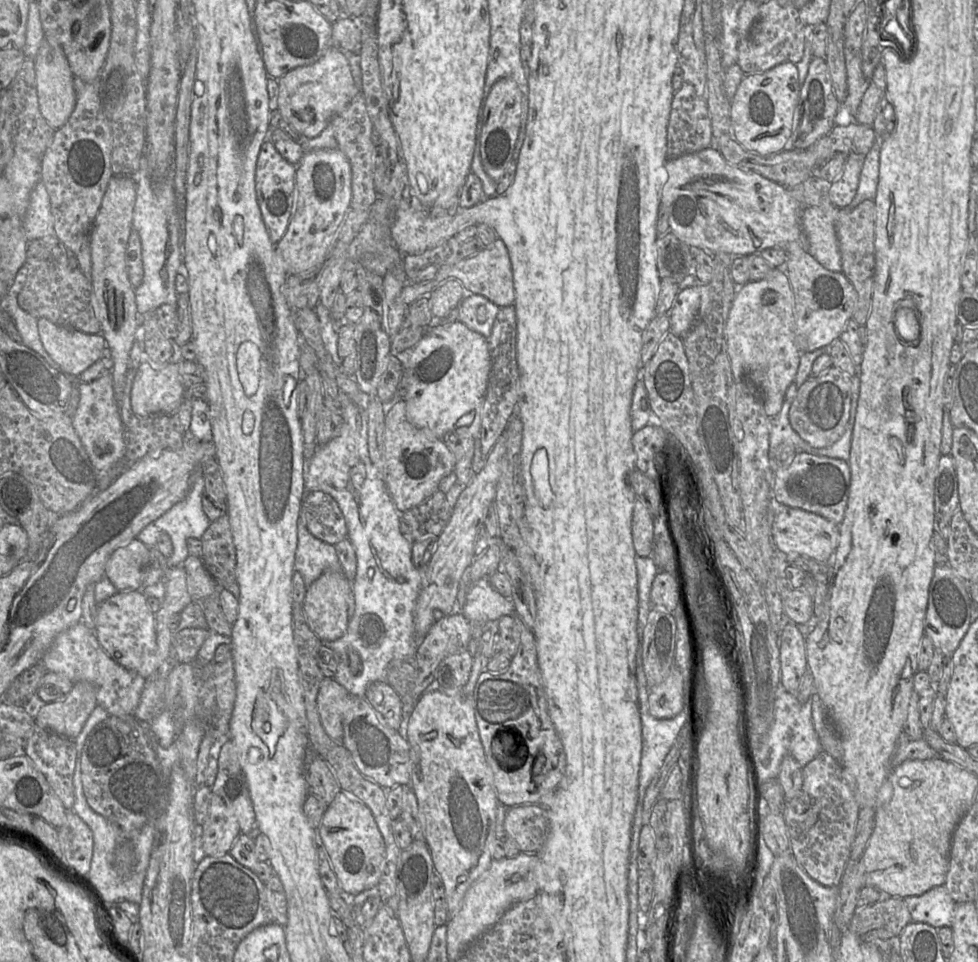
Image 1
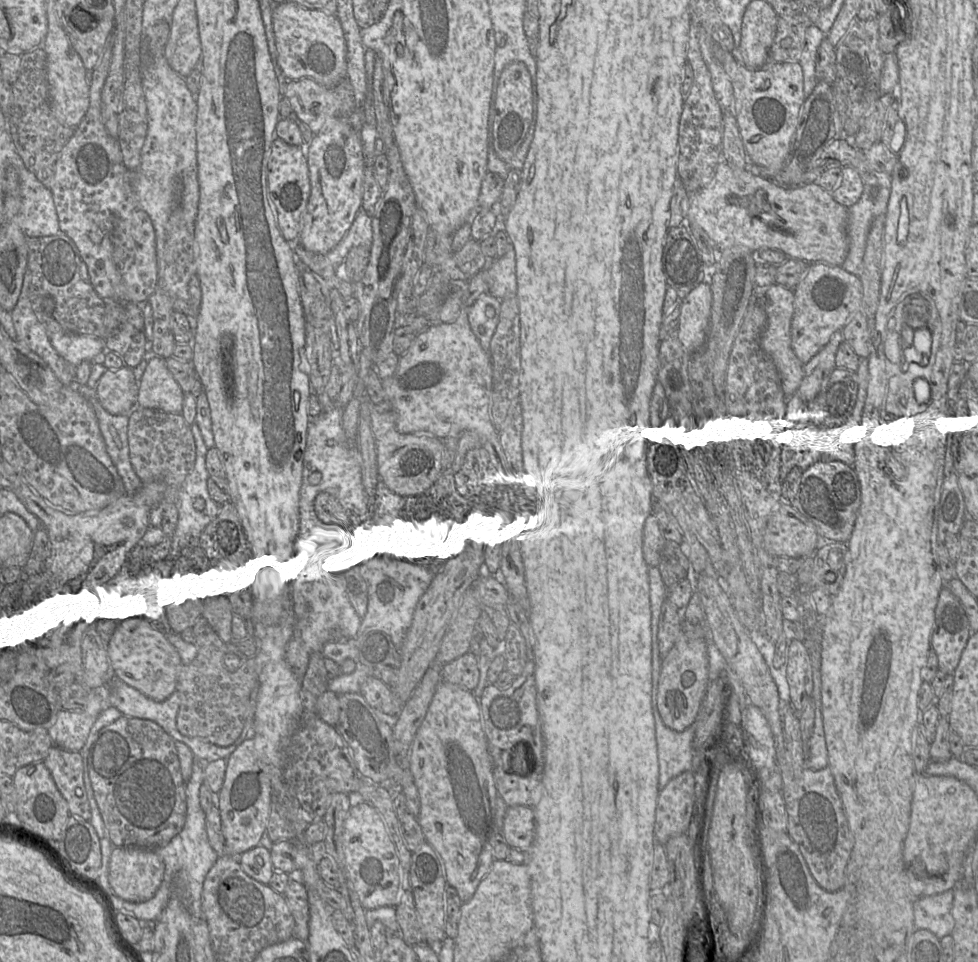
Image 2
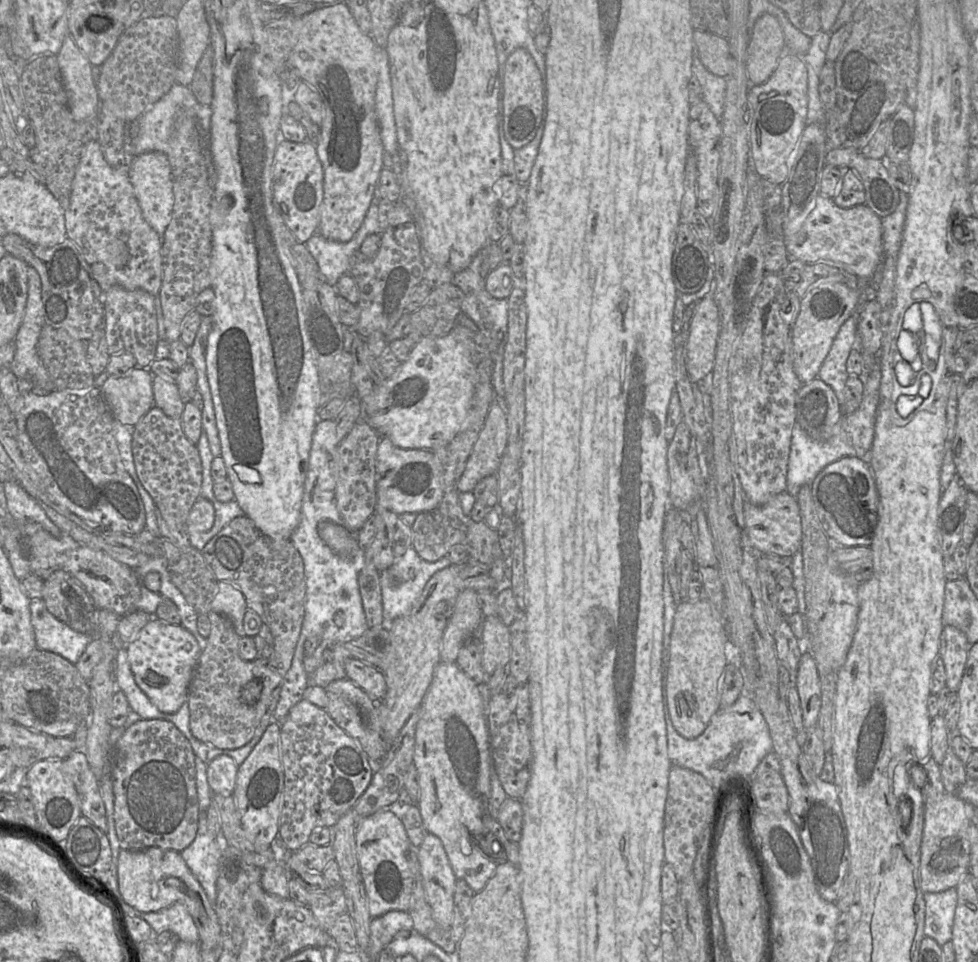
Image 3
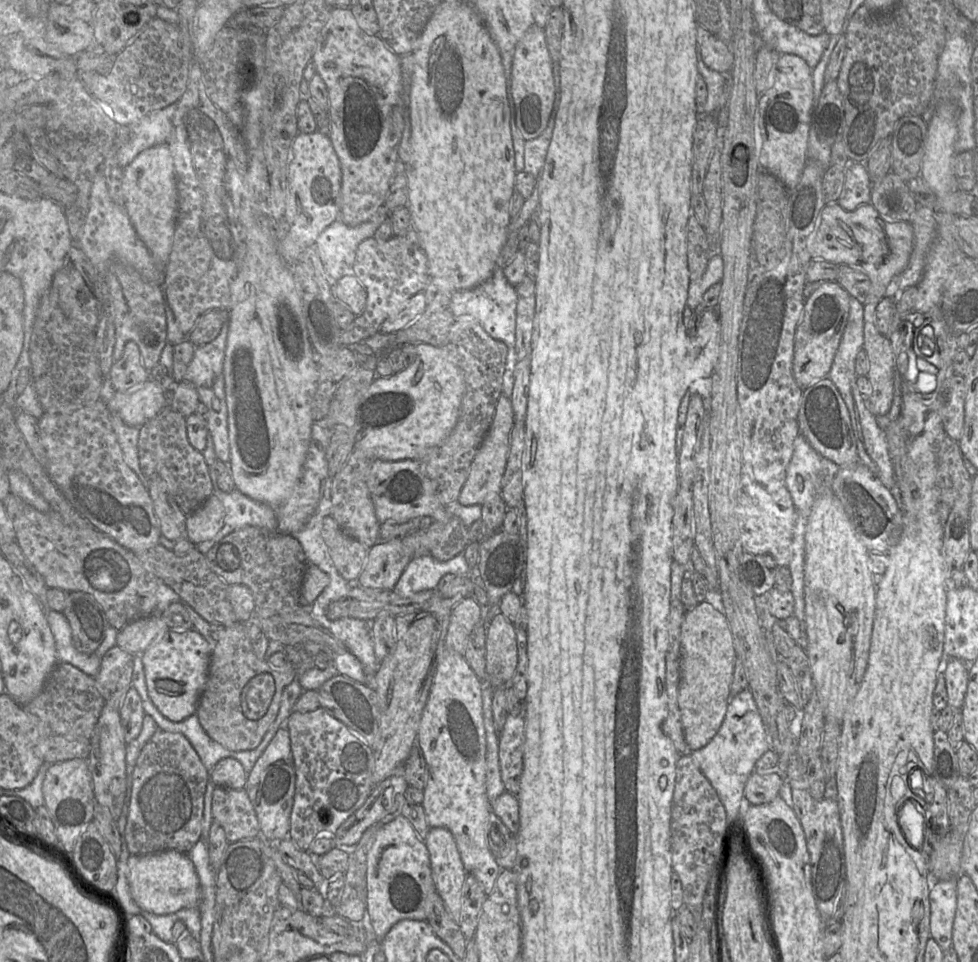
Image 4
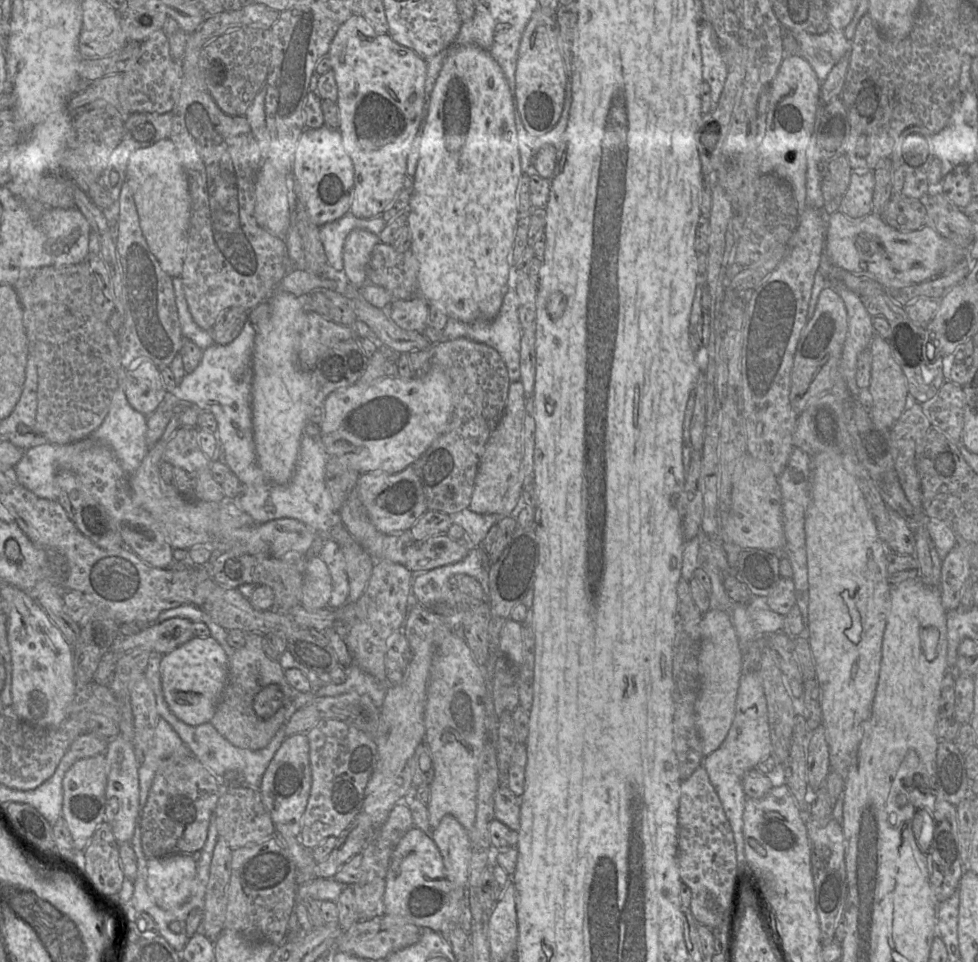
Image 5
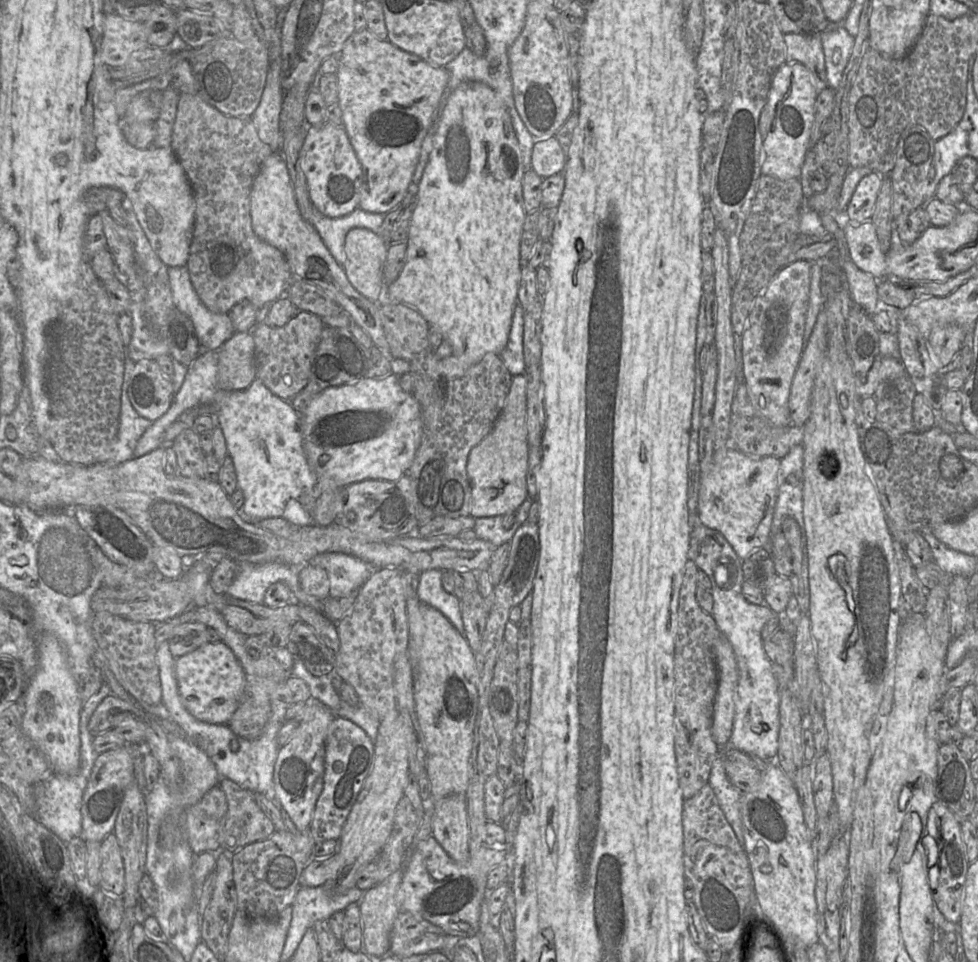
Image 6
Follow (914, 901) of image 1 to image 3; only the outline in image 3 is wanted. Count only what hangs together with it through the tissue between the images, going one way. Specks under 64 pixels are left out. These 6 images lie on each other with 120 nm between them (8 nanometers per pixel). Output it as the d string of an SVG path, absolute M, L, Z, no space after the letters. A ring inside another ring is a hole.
M956 888L924 893L925 924L923 933L940 946L951 941L957 905Z

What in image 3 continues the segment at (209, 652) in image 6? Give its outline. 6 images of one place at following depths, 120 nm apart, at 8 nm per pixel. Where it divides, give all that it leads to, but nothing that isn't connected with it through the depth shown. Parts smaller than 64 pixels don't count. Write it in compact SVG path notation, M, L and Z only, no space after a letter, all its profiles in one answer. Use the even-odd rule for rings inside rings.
M154 617L141 629L137 638L124 646L135 682L163 713L173 714L187 701L188 687L201 653L191 632Z

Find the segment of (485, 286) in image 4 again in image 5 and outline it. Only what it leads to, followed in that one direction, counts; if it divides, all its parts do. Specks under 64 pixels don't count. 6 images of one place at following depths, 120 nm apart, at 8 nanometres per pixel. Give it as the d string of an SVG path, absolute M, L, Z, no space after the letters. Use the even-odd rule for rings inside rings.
M507 289L499 313L491 320L463 322L449 318L443 330L443 341L469 338L495 349L502 357L511 382L520 380L520 347L522 328L518 315L519 299L514 289Z

